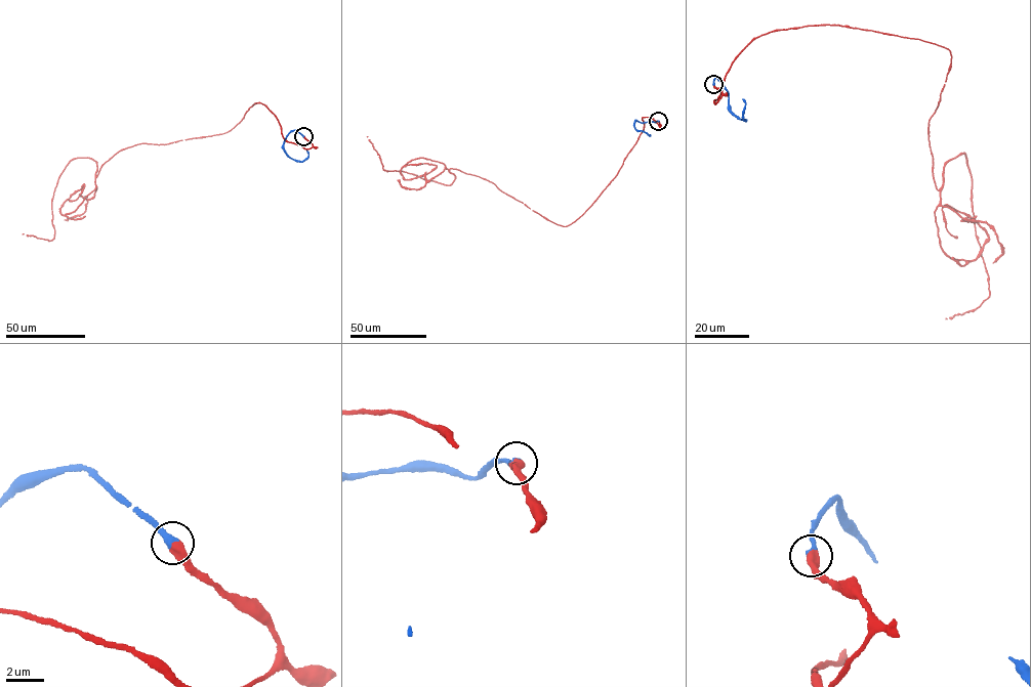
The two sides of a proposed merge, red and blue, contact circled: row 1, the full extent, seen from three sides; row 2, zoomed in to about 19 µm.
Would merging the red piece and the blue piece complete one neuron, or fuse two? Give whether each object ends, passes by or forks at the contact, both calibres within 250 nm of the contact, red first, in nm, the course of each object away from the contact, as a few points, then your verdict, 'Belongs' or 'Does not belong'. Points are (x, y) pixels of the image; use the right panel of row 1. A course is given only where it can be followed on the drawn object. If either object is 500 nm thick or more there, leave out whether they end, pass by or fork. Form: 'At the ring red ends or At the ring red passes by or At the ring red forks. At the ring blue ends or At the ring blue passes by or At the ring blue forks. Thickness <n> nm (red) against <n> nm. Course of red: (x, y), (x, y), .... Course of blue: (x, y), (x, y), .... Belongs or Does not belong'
Thickness 500 nm (red) against 440 nm. Course of red: (713, 84), (715, 103), (751, 41), (806, 26), (950, 51), (935, 184), (965, 154), (989, 296), (947, 318). Course of blue: (713, 84), (716, 76), (728, 93), (729, 109), (744, 120), (745, 102), (742, 98). Belongs

